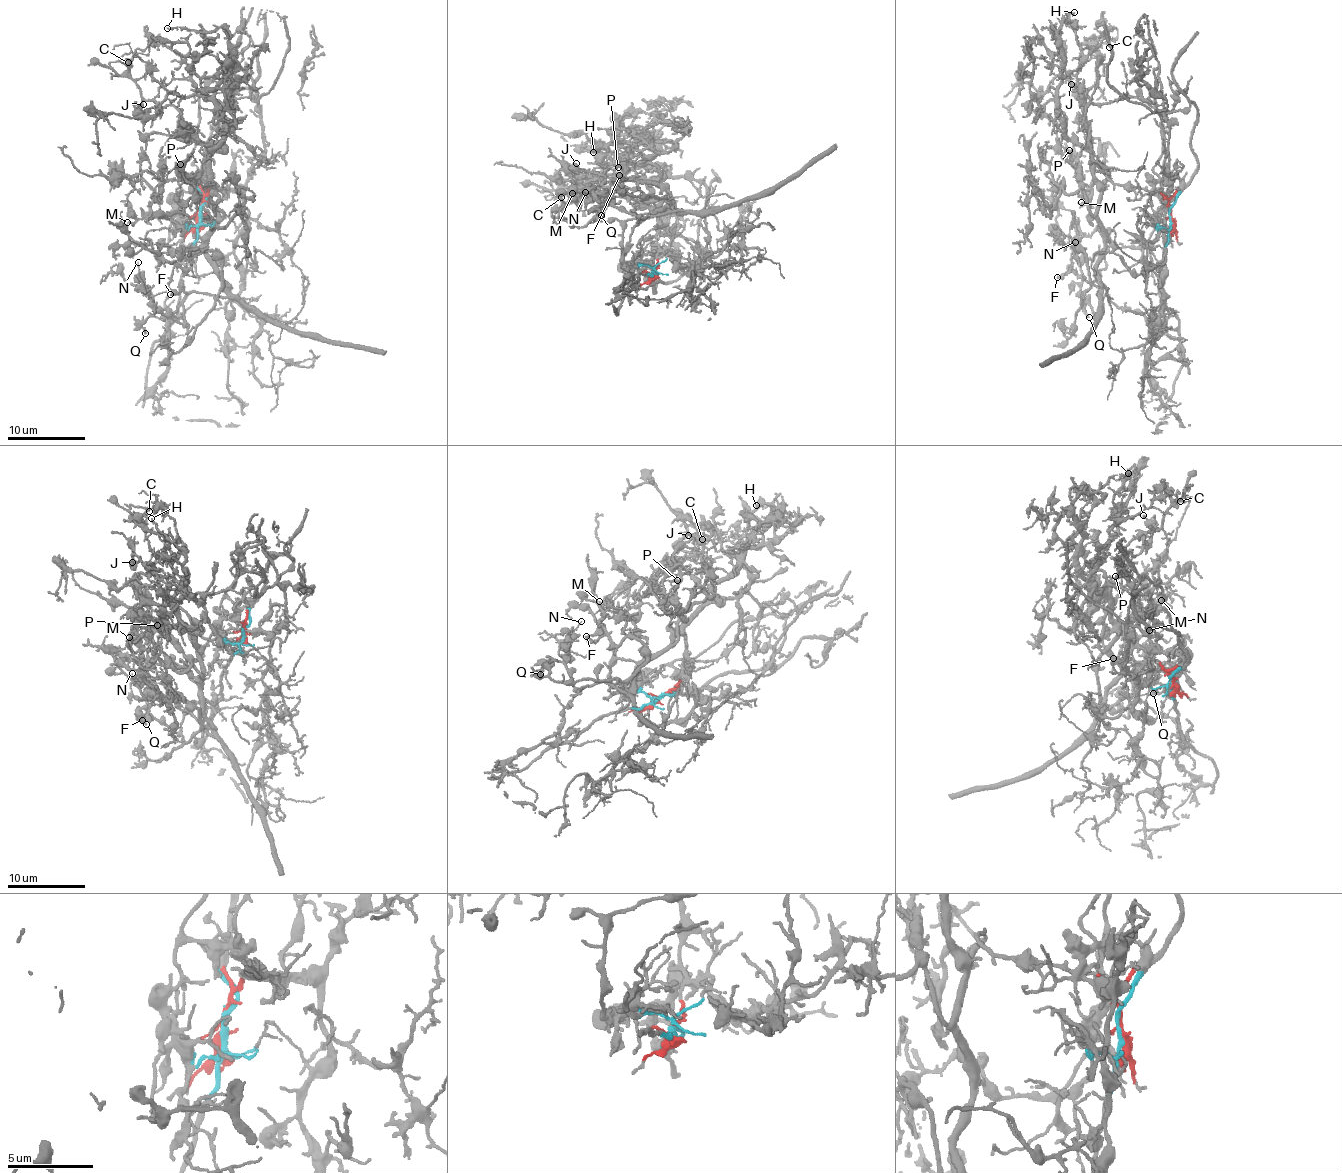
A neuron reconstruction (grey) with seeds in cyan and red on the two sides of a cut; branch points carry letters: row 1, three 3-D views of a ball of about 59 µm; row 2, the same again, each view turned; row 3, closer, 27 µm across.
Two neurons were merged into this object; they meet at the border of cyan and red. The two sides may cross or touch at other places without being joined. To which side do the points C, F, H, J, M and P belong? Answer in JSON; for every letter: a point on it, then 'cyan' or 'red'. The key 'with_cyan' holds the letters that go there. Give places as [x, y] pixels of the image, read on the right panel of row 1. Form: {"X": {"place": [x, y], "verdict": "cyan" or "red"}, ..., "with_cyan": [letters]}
{"C": {"place": [1109, 47], "verdict": "red"}, "F": {"place": [1057, 277], "verdict": "red"}, "H": {"place": [1074, 12], "verdict": "red"}, "J": {"place": [1071, 84], "verdict": "red"}, "M": {"place": [1081, 202], "verdict": "red"}, "P": {"place": [1069, 150], "verdict": "red"}, "with_cyan": []}

